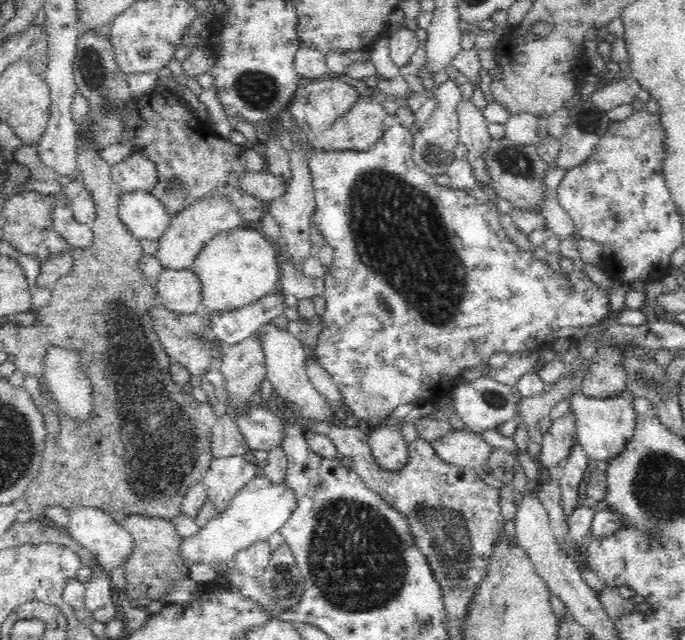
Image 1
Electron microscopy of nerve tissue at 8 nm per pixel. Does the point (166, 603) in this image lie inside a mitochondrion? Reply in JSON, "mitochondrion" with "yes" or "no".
{"mitochondrion":"no"}

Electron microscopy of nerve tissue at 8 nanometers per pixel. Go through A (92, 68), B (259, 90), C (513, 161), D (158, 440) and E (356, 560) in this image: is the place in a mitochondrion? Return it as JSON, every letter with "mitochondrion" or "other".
{"A":"mitochondrion","B":"mitochondrion","C":"mitochondrion","D":"mitochondrion","E":"mitochondrion"}

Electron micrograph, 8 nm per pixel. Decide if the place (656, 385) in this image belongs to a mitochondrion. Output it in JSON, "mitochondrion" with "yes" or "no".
{"mitochondrion":"yes"}

